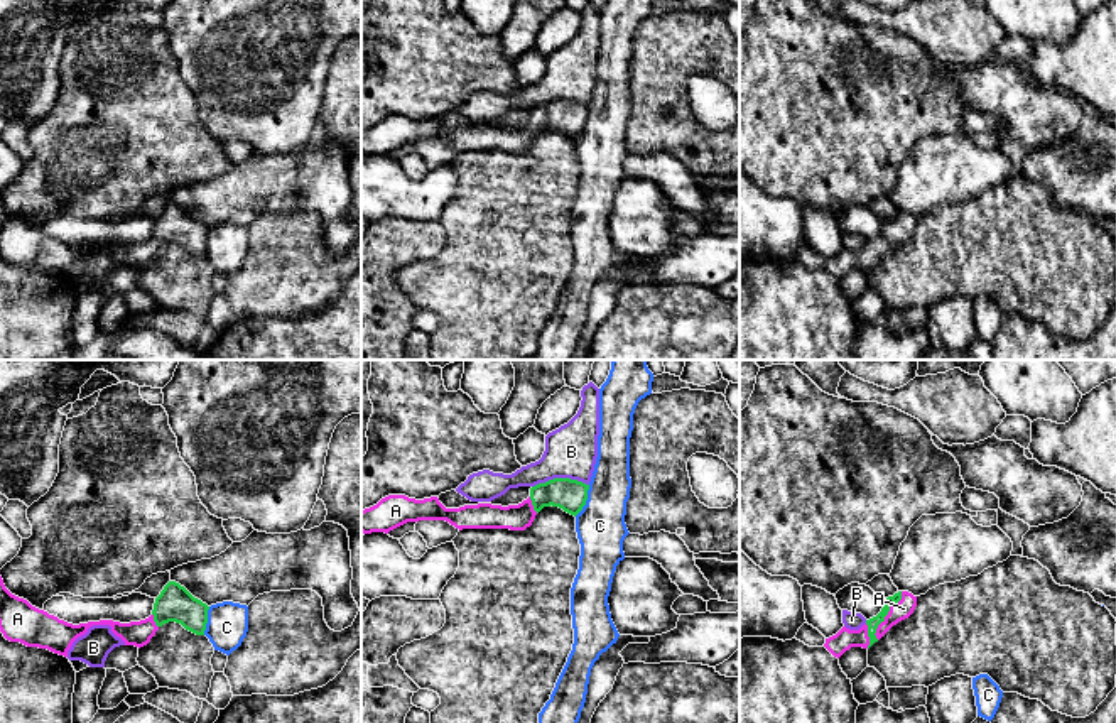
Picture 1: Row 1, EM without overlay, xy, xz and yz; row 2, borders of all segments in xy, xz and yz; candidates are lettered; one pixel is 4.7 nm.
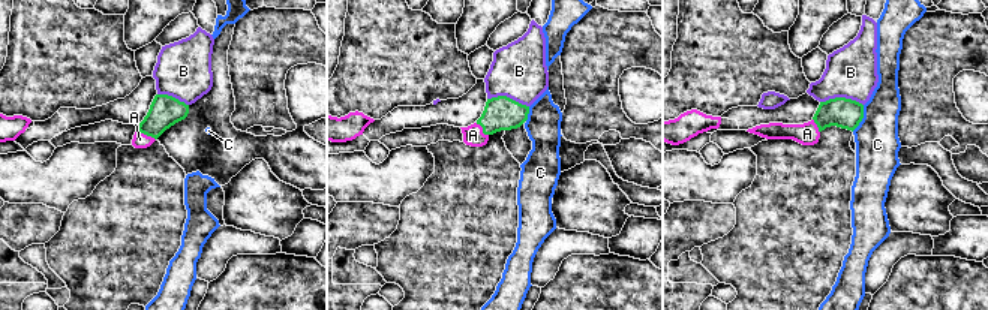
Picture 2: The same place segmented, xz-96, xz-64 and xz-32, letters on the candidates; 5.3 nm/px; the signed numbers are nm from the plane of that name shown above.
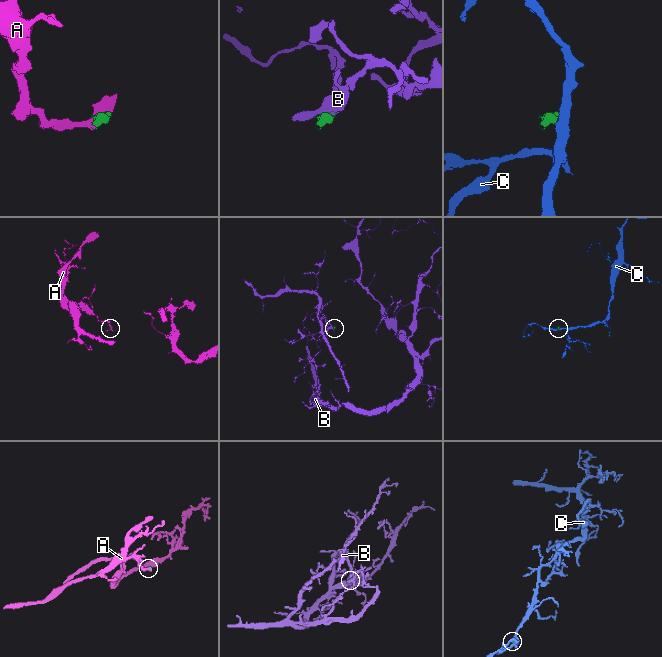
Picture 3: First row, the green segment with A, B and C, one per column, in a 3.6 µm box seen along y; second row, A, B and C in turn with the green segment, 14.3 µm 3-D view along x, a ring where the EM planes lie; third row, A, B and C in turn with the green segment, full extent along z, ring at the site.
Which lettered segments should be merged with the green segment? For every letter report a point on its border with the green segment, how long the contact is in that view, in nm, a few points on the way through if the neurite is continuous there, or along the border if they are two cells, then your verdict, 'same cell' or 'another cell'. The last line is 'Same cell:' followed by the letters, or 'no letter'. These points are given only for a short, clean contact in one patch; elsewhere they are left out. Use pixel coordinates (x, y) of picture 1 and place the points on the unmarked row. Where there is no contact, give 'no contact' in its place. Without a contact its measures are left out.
A: meets green in yz at (887, 235); contact 260 nm long; runs through yz (873, 244), (878, 244), (887, 235), (904, 230); same cell
B: meets green in xz at (559, 100); contact 280 nm long; border along xz (588, 105), (569, 100), (549, 100), (532, 108); another cell
C: meets green in xz at (586, 120); contact 170 nm long; border along xz (590, 107), (586, 125), (574, 137); another cell
Same cell: A

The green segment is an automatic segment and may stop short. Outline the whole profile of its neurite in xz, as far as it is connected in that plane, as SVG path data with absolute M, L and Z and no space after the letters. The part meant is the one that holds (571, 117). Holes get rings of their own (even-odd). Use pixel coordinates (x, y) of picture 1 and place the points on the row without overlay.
M554 100L530 110L530 118L518 127L464 127L446 130L437 118L415 122L405 117L388 117L377 127L361 132L361 154L385 154L419 142L446 142L456 150L510 150L525 152L544 128L559 128L577 137L588 122L589 106Z

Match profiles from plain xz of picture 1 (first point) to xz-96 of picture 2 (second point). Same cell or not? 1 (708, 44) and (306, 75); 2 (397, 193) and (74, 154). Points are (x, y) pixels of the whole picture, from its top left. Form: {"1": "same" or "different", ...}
{"1": "different", "2": "same"}

